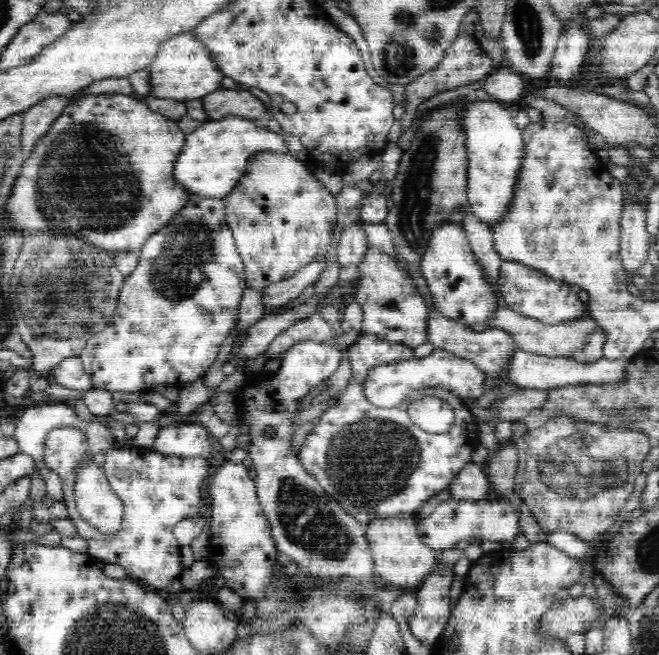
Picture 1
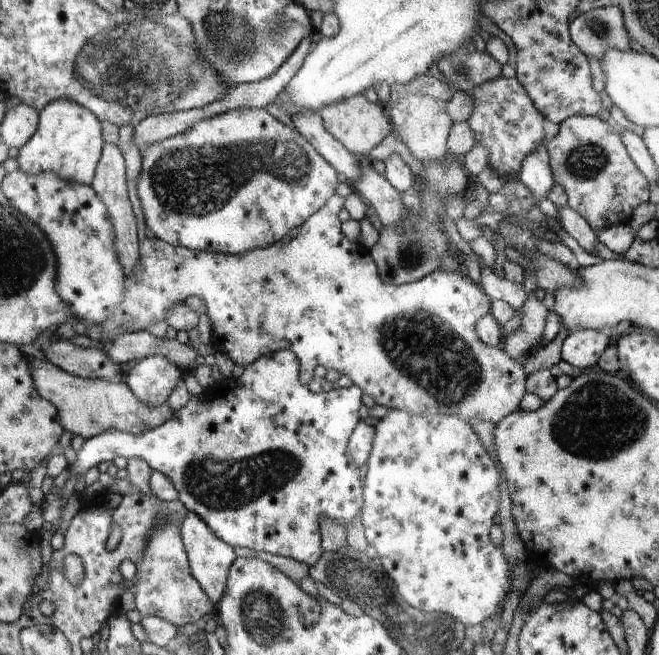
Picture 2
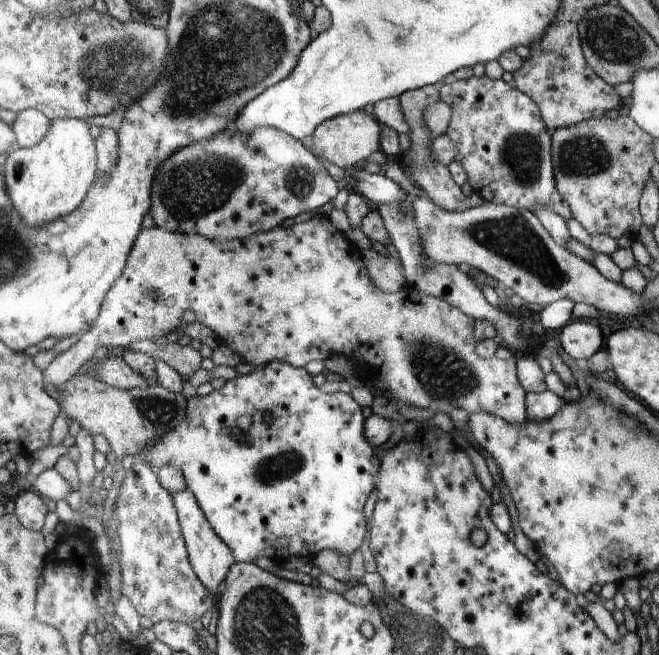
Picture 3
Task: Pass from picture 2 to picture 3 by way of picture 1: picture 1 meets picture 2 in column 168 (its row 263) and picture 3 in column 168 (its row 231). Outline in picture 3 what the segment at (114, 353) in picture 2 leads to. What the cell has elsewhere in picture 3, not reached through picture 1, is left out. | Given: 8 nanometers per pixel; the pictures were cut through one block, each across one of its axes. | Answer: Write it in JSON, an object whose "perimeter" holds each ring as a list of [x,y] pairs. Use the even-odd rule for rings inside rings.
{"perimeter":[[[149,339],[134,341],[129,347],[132,351],[142,352],[152,359],[162,360],[184,380],[192,377],[201,368],[203,358],[192,346],[180,346],[178,343],[168,343],[163,346]]]}

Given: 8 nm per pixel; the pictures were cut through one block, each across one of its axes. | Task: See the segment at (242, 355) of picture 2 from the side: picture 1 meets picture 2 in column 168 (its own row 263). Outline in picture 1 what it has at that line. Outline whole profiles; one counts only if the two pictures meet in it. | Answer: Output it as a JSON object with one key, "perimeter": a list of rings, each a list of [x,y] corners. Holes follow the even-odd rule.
{"perimeter":[[[262,152],[254,154],[245,168],[244,176],[223,199],[227,226],[235,239],[235,248],[245,267],[247,286],[256,291],[297,274],[313,262],[326,258],[328,246],[337,226],[338,208],[332,195],[313,174],[310,162],[302,162],[290,153]]]}

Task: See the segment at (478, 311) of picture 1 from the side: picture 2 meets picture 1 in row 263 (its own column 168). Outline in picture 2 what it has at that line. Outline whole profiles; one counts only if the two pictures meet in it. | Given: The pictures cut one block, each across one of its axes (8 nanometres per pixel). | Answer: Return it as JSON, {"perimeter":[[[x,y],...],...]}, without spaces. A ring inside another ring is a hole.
{"perimeter":[[[290,350],[269,353],[266,357],[258,358],[253,365],[246,366],[242,376],[238,378],[222,378],[214,385],[205,386],[203,392],[198,395],[192,395],[191,398],[178,411],[174,412],[173,418],[167,421],[165,425],[158,426],[146,433],[140,435],[129,434],[121,431],[109,431],[85,440],[85,444],[78,450],[76,460],[68,468],[67,476],[79,477],[86,475],[87,472],[98,467],[101,462],[114,463],[119,457],[124,459],[144,460],[153,471],[159,471],[168,476],[176,491],[178,499],[185,504],[191,512],[194,512],[210,528],[210,531],[220,538],[224,543],[232,546],[233,549],[246,548],[254,552],[266,552],[272,555],[281,555],[282,557],[291,557],[296,561],[302,562],[308,566],[315,565],[321,559],[321,522],[324,519],[333,521],[337,526],[348,529],[352,522],[361,514],[364,509],[362,504],[362,482],[360,482],[360,469],[354,464],[349,456],[349,439],[352,430],[356,430],[359,425],[358,410],[362,406],[362,390],[360,387],[352,385],[350,388],[338,388],[330,392],[320,392],[314,394],[309,386],[301,382],[300,378],[300,360]]]}

